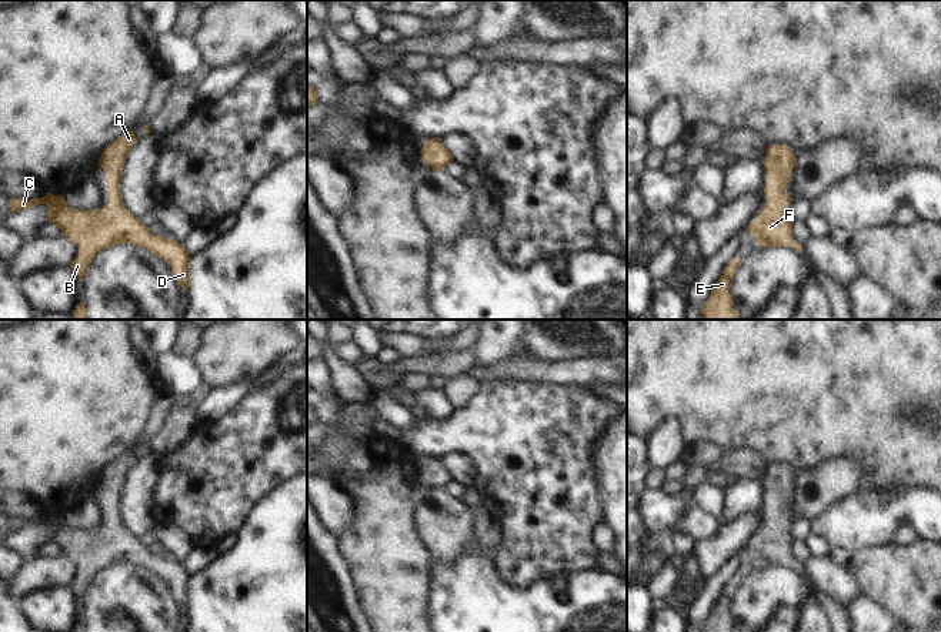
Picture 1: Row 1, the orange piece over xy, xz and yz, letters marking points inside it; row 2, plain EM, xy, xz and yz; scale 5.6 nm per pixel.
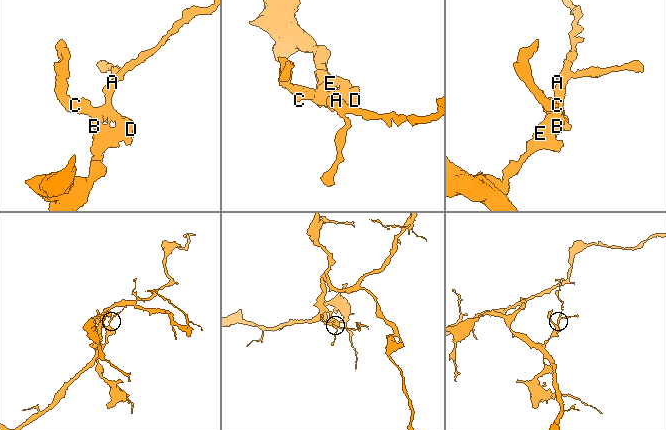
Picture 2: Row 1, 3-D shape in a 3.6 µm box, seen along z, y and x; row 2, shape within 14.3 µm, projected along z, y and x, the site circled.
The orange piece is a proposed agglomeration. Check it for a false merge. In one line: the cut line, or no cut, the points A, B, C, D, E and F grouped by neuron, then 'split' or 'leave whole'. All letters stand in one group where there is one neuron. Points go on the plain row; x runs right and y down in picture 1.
cut none; groups A B C D E F; leave whole

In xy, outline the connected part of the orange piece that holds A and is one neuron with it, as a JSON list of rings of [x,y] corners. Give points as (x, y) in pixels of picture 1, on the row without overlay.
[[[130,449],[101,472],[99,485],[107,492],[106,502],[109,511],[109,524],[103,529],[73,529],[67,525],[66,516],[46,512],[43,518],[11,518],[10,532],[46,524],[49,542],[56,544],[63,555],[79,565],[79,574],[71,588],[80,601],[86,596],[97,572],[116,564],[131,564],[147,569],[157,578],[163,578],[170,585],[177,602],[187,612],[191,576],[184,564],[154,555],[140,538],[127,529],[121,519],[121,489],[131,467],[139,459]]]

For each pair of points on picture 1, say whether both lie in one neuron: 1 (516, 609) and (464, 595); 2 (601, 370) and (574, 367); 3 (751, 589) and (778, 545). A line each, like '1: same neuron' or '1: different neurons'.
1: same neuron
2: same neuron
3: same neuron

